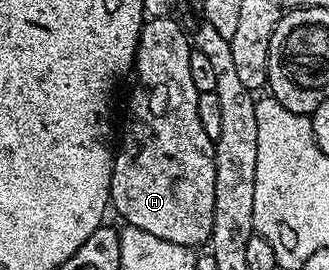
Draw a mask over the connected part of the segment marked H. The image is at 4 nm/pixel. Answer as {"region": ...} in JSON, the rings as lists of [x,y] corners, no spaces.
{"region":[[[146,18],[141,24],[139,33],[139,45],[137,56],[133,59],[133,92],[129,95],[129,120],[125,123],[125,132],[121,135],[121,148],[116,148],[113,157],[113,172],[111,173],[111,189],[109,190],[109,201],[112,210],[118,211],[125,218],[124,222],[135,229],[143,229],[143,233],[152,233],[154,237],[163,237],[163,241],[175,241],[175,245],[192,247],[194,249],[208,244],[211,237],[211,229],[215,221],[215,141],[207,137],[202,123],[199,121],[199,92],[195,89],[195,80],[191,78],[191,53],[193,48],[189,42],[189,36],[176,18],[150,19]]]}

